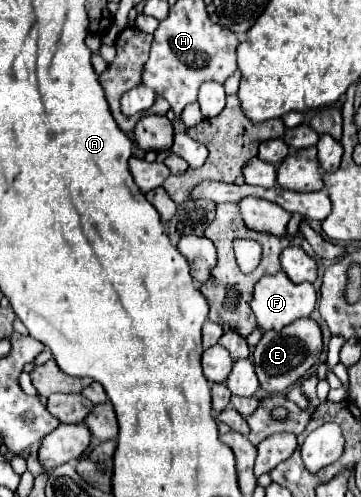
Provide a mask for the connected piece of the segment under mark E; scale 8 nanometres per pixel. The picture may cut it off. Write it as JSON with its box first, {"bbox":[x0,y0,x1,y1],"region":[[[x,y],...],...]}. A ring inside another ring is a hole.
{"bbox":[253,316,323,394],"region":[[[309,316],[295,320],[293,324],[285,326],[279,332],[275,332],[275,330],[265,332],[253,352],[253,366],[255,366],[255,374],[259,378],[261,388],[267,390],[269,394],[287,392],[307,374],[307,370],[311,370],[315,364],[319,364],[321,346],[323,346],[321,328]]]}

